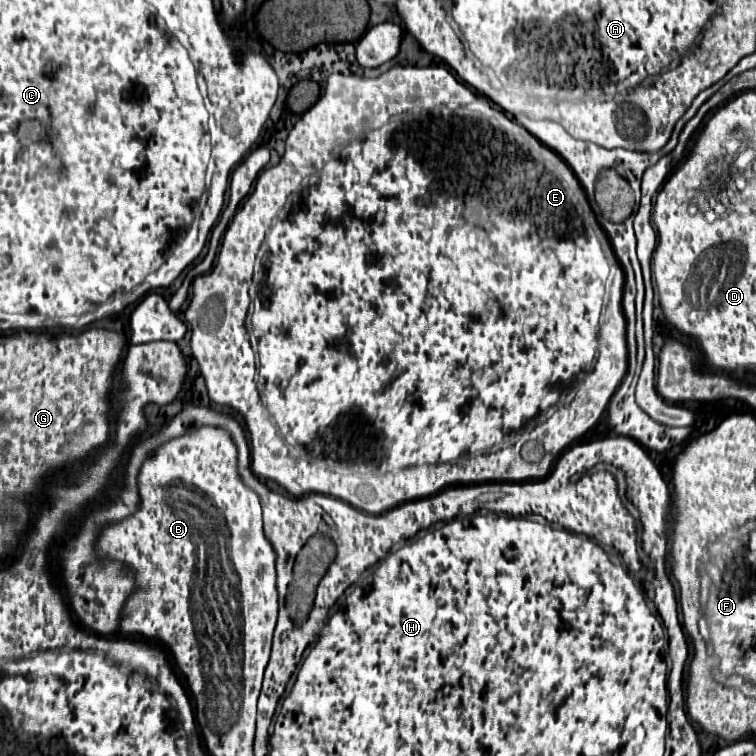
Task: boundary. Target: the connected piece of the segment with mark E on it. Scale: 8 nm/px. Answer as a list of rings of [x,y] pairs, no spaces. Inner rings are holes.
[[[391,67],[389,71],[381,73],[375,79],[367,79],[367,77],[352,72],[329,75],[325,84],[325,91],[319,97],[319,101],[291,129],[291,133],[285,141],[285,155],[281,157],[281,161],[275,167],[263,169],[259,173],[255,187],[253,187],[253,193],[249,195],[249,199],[245,199],[239,213],[229,223],[229,229],[223,237],[221,251],[219,251],[219,257],[217,257],[213,271],[197,277],[193,281],[193,299],[185,311],[185,321],[191,327],[191,353],[199,363],[199,369],[201,369],[201,375],[207,383],[207,391],[209,391],[211,401],[239,411],[245,419],[247,431],[251,435],[251,469],[253,469],[253,473],[259,479],[277,481],[281,487],[285,487],[295,497],[301,497],[307,493],[323,493],[323,495],[343,499],[343,501],[351,503],[353,507],[367,511],[367,513],[373,513],[373,515],[389,511],[389,509],[393,509],[401,503],[407,503],[407,501],[429,497],[429,495],[433,495],[445,487],[489,483],[491,479],[503,479],[503,481],[507,481],[507,479],[509,481],[511,479],[513,481],[543,479],[551,471],[551,465],[557,459],[557,455],[569,443],[573,443],[577,437],[581,437],[587,429],[591,429],[599,421],[599,417],[605,411],[613,391],[619,387],[619,383],[627,371],[627,347],[623,347],[623,353],[615,353],[615,349],[611,349],[609,353],[597,357],[597,353],[599,353],[599,321],[603,321],[603,305],[607,305],[609,293],[623,293],[625,273],[606,233],[593,215],[587,197],[582,193],[583,189],[581,189],[572,169],[553,149],[545,147],[525,127],[521,127],[514,119],[509,119],[503,110],[491,107],[487,97],[481,97],[481,95],[473,93],[469,87],[465,87],[463,83],[459,83],[445,67]],[[333,147],[343,147],[343,149],[339,149],[339,153],[331,153]],[[289,351],[293,351],[293,353],[297,351],[297,357],[291,357]],[[347,457],[351,461],[353,459],[369,459],[367,461],[369,467],[347,467],[345,465]]]

